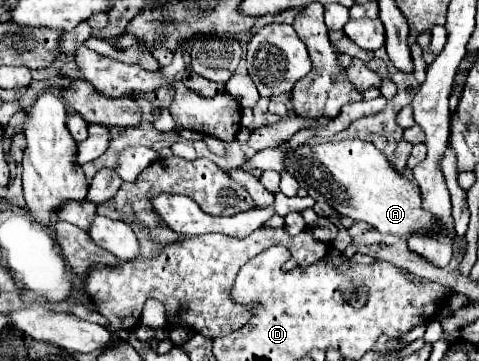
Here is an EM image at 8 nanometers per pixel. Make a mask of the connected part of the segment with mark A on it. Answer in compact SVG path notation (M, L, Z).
M340 141L324 145L300 145L286 157L286 171L294 175L300 187L308 189L314 201L324 201L340 215L368 223L384 235L436 235L440 221L422 209L422 193L368 141Z

